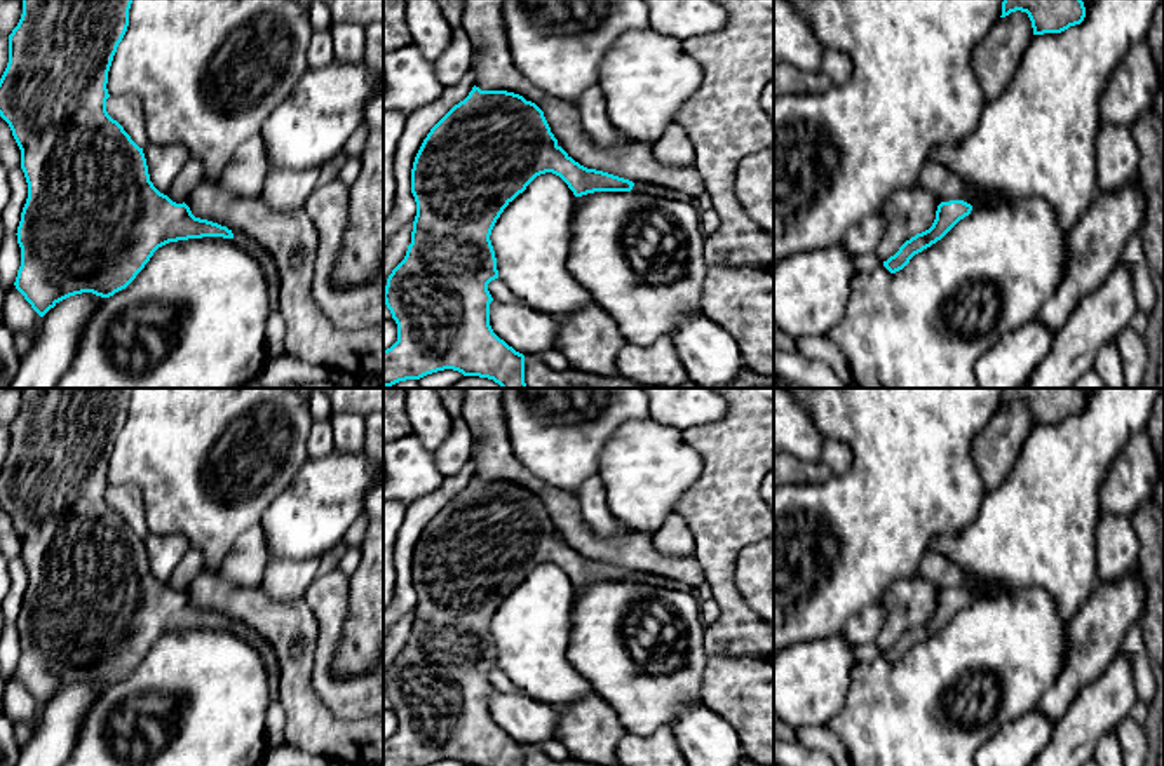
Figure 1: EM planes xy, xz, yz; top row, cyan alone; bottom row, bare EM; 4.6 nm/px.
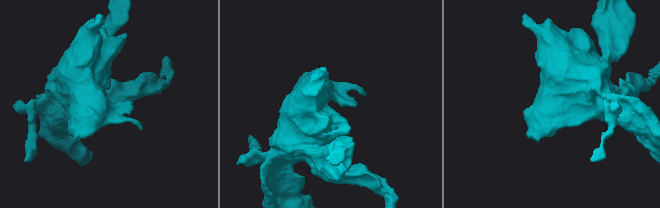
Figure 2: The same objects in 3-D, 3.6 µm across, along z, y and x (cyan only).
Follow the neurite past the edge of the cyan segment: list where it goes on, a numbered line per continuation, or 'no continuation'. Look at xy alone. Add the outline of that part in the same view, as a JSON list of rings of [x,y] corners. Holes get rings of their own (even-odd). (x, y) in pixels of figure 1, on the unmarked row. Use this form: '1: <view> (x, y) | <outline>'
no continuation

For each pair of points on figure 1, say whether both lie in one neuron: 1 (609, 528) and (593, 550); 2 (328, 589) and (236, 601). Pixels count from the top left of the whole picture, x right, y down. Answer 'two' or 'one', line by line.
1: two
2: two

